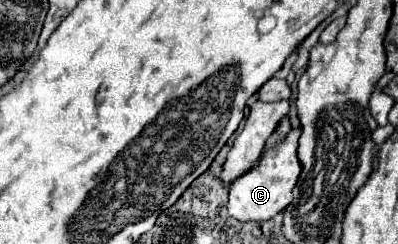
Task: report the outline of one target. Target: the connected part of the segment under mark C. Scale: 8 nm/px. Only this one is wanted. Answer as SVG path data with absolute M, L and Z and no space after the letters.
M291 131L287 139L261 155L257 169L249 169L229 187L229 215L239 221L265 221L281 213L293 199L291 191L299 179L301 165L297 157L297 141L301 131Z

